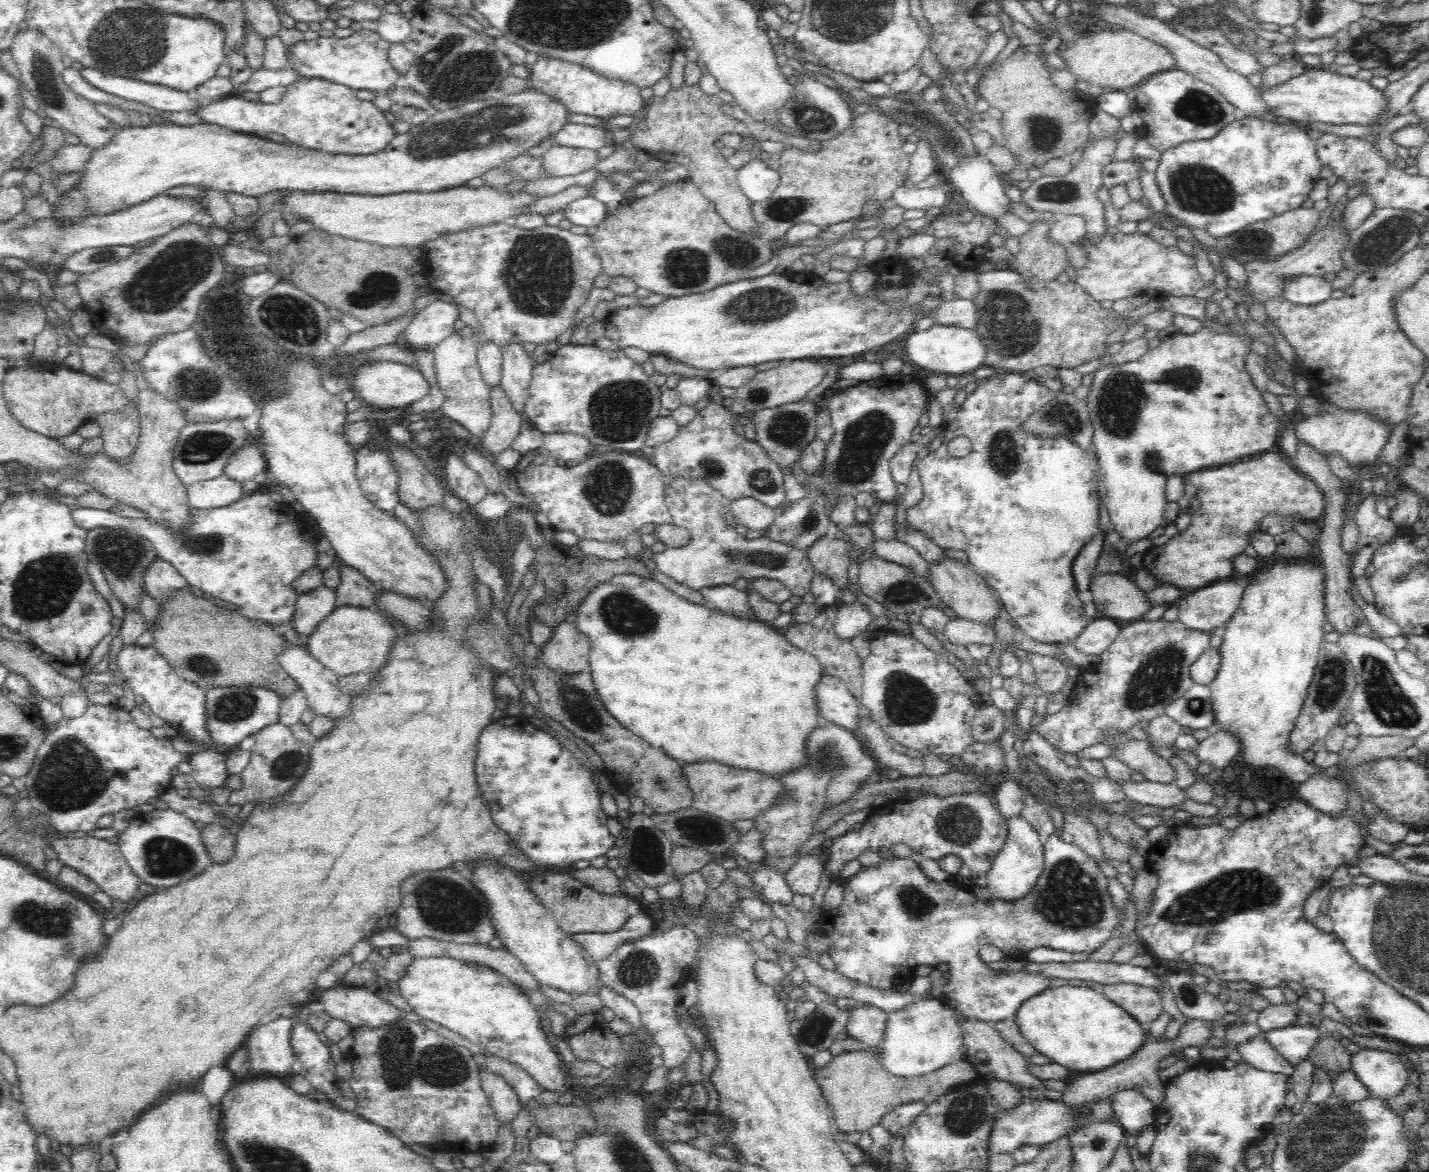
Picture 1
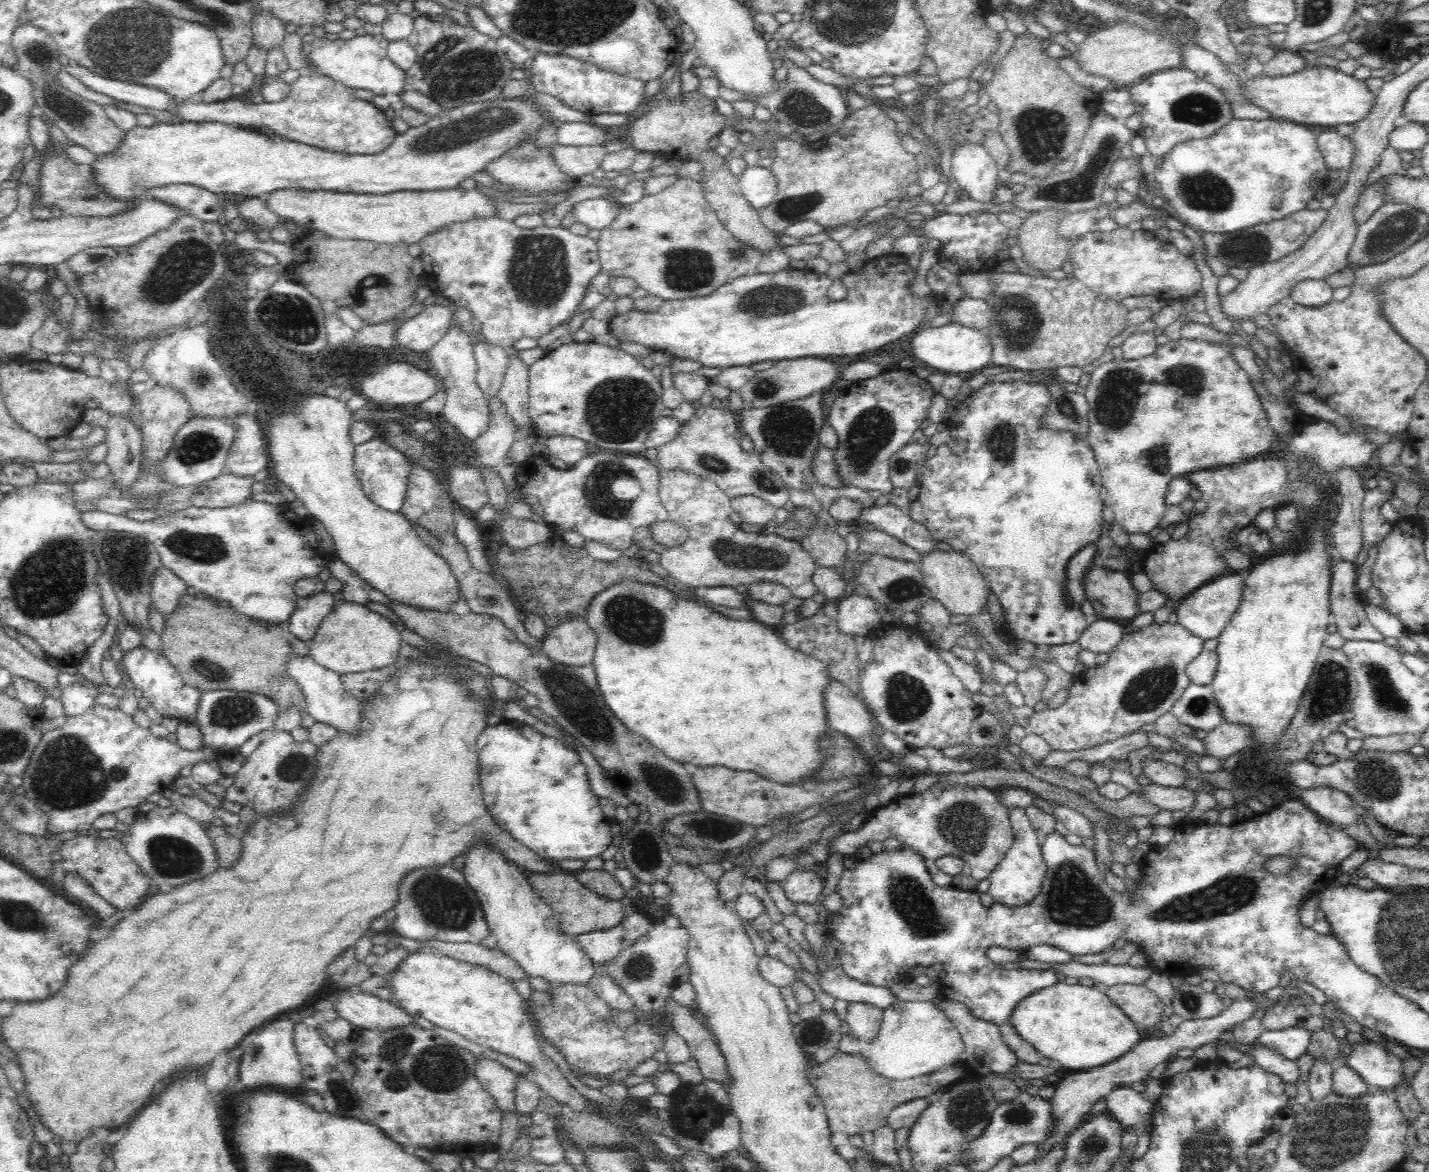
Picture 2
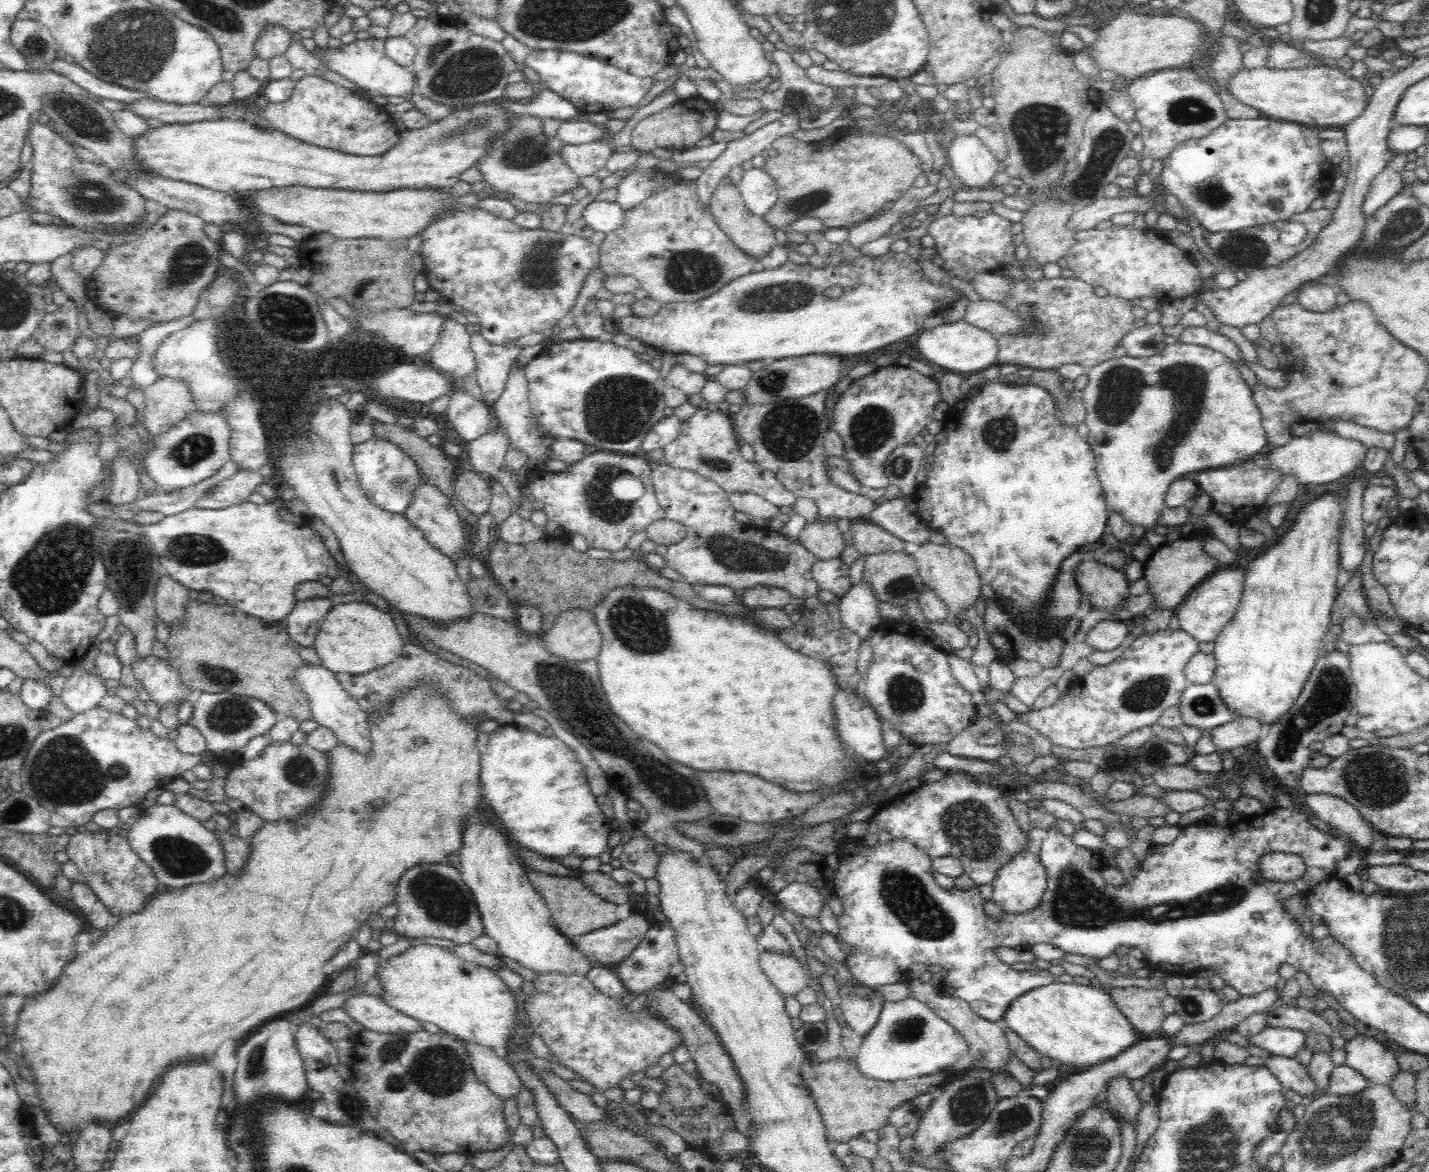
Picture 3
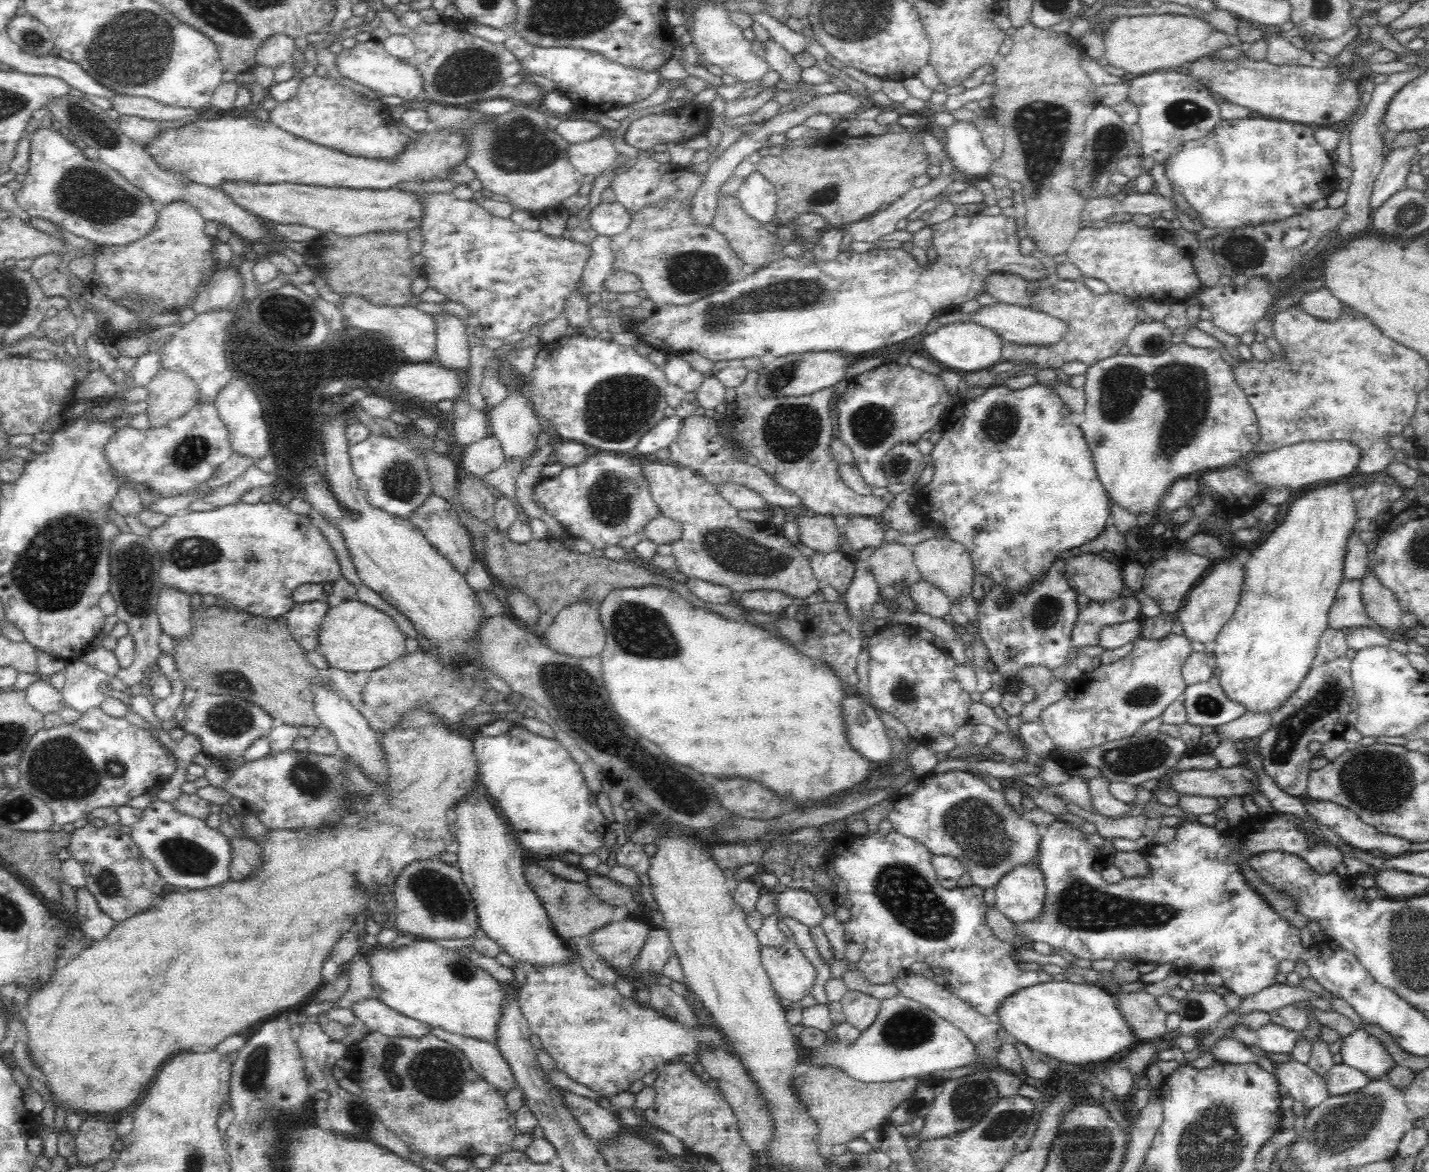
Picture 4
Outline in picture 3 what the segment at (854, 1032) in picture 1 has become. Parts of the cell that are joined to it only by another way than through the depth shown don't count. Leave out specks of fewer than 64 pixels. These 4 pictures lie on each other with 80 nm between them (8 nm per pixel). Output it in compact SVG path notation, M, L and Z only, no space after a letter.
M848 995L838 999L847 1025L864 1038L878 1022L882 1005L866 998Z

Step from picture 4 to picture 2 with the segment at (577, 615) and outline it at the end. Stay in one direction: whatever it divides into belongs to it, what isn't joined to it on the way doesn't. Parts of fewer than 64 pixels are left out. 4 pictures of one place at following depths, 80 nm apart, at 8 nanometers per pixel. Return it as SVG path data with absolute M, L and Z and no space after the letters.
M584 617L565 619L549 630L541 642L542 653L558 665L578 668L592 662L596 635Z

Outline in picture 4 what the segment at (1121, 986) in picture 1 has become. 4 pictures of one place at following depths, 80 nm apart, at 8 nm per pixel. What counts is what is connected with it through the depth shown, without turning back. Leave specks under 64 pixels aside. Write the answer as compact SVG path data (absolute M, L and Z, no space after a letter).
M1145 989L1116 992L1118 995L1116 1006L1138 1041L1154 1042L1159 1037L1169 1036L1165 1027L1168 1013L1158 1004L1156 996Z

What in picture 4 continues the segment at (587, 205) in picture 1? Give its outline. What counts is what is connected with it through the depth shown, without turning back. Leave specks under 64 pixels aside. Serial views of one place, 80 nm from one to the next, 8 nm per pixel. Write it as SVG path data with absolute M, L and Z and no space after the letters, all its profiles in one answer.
M600 201L599 204L588 212L588 220L598 235L610 237L628 228L630 212L618 201Z

